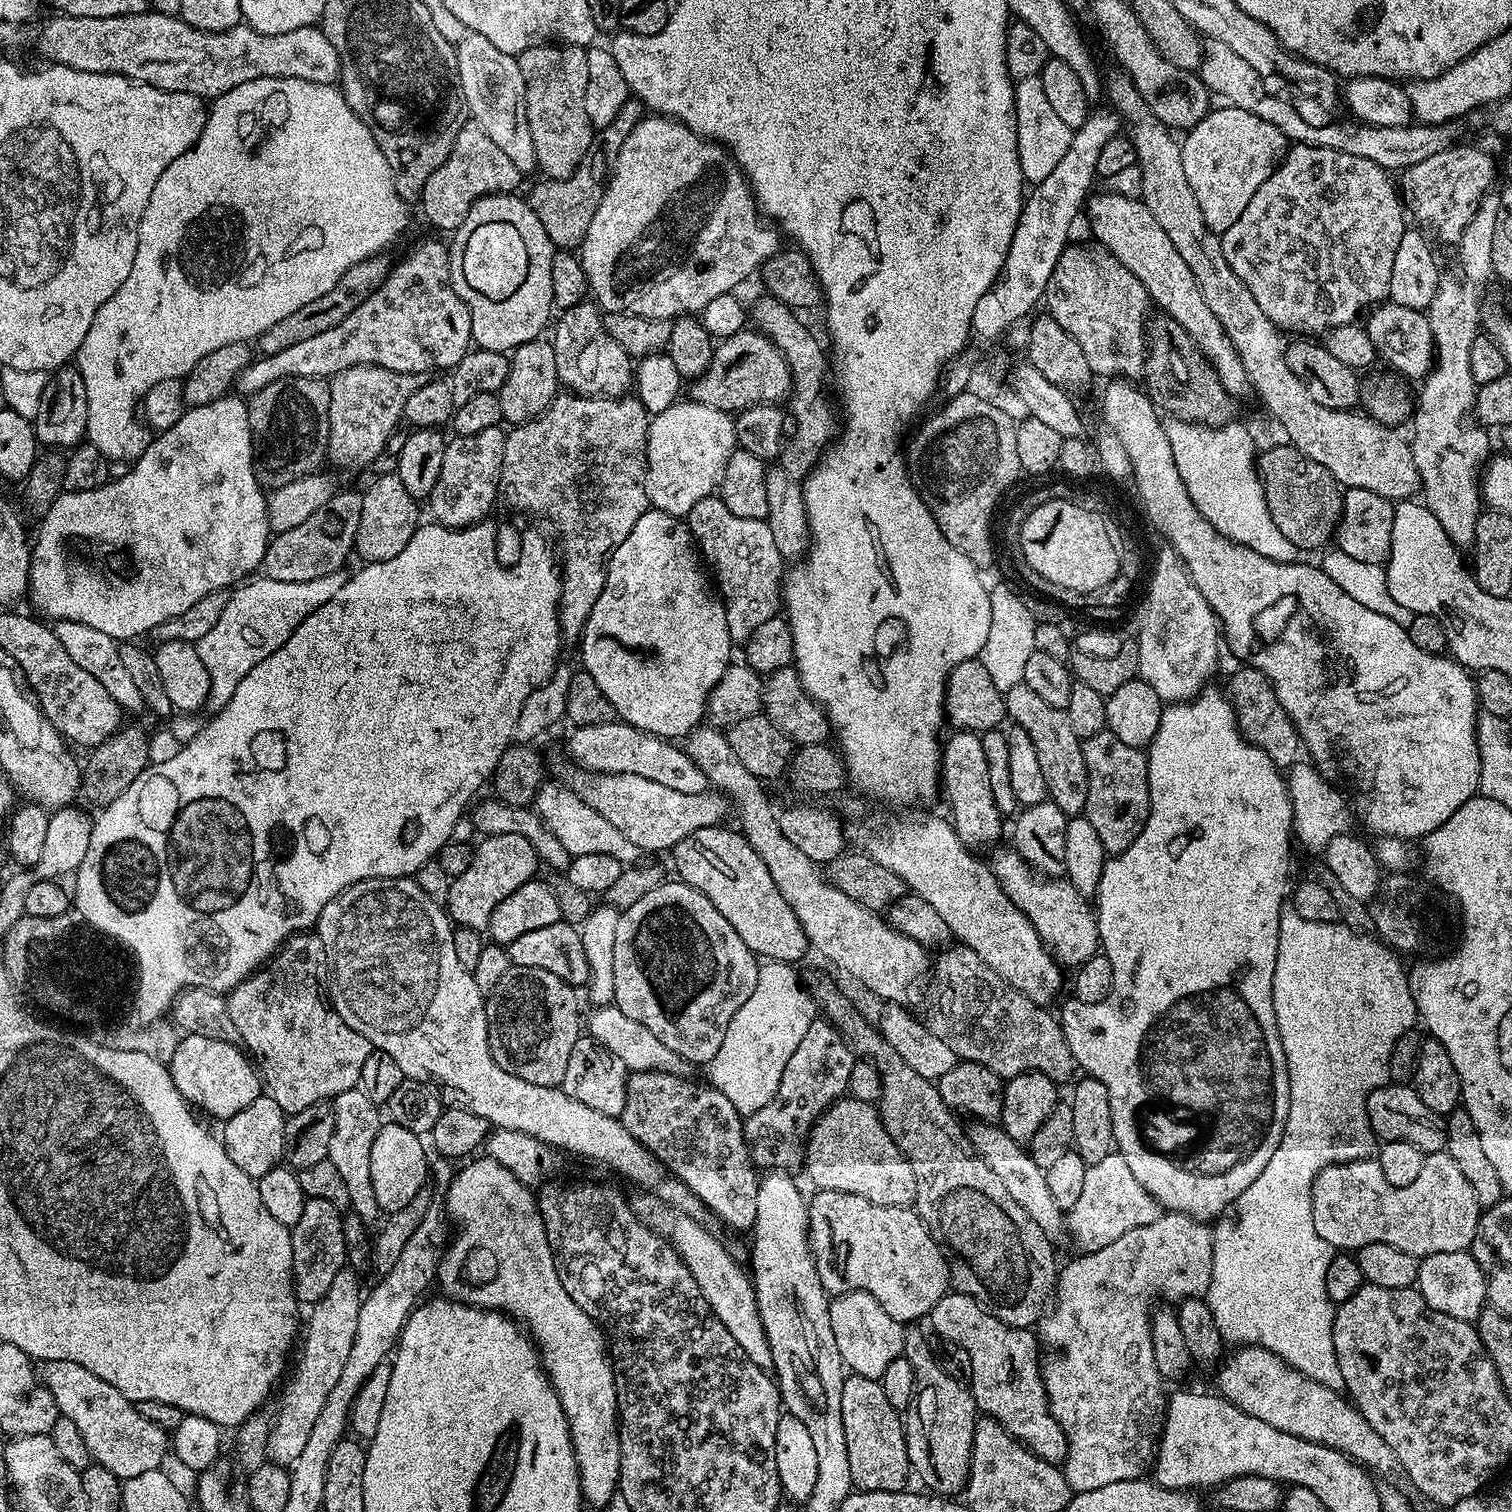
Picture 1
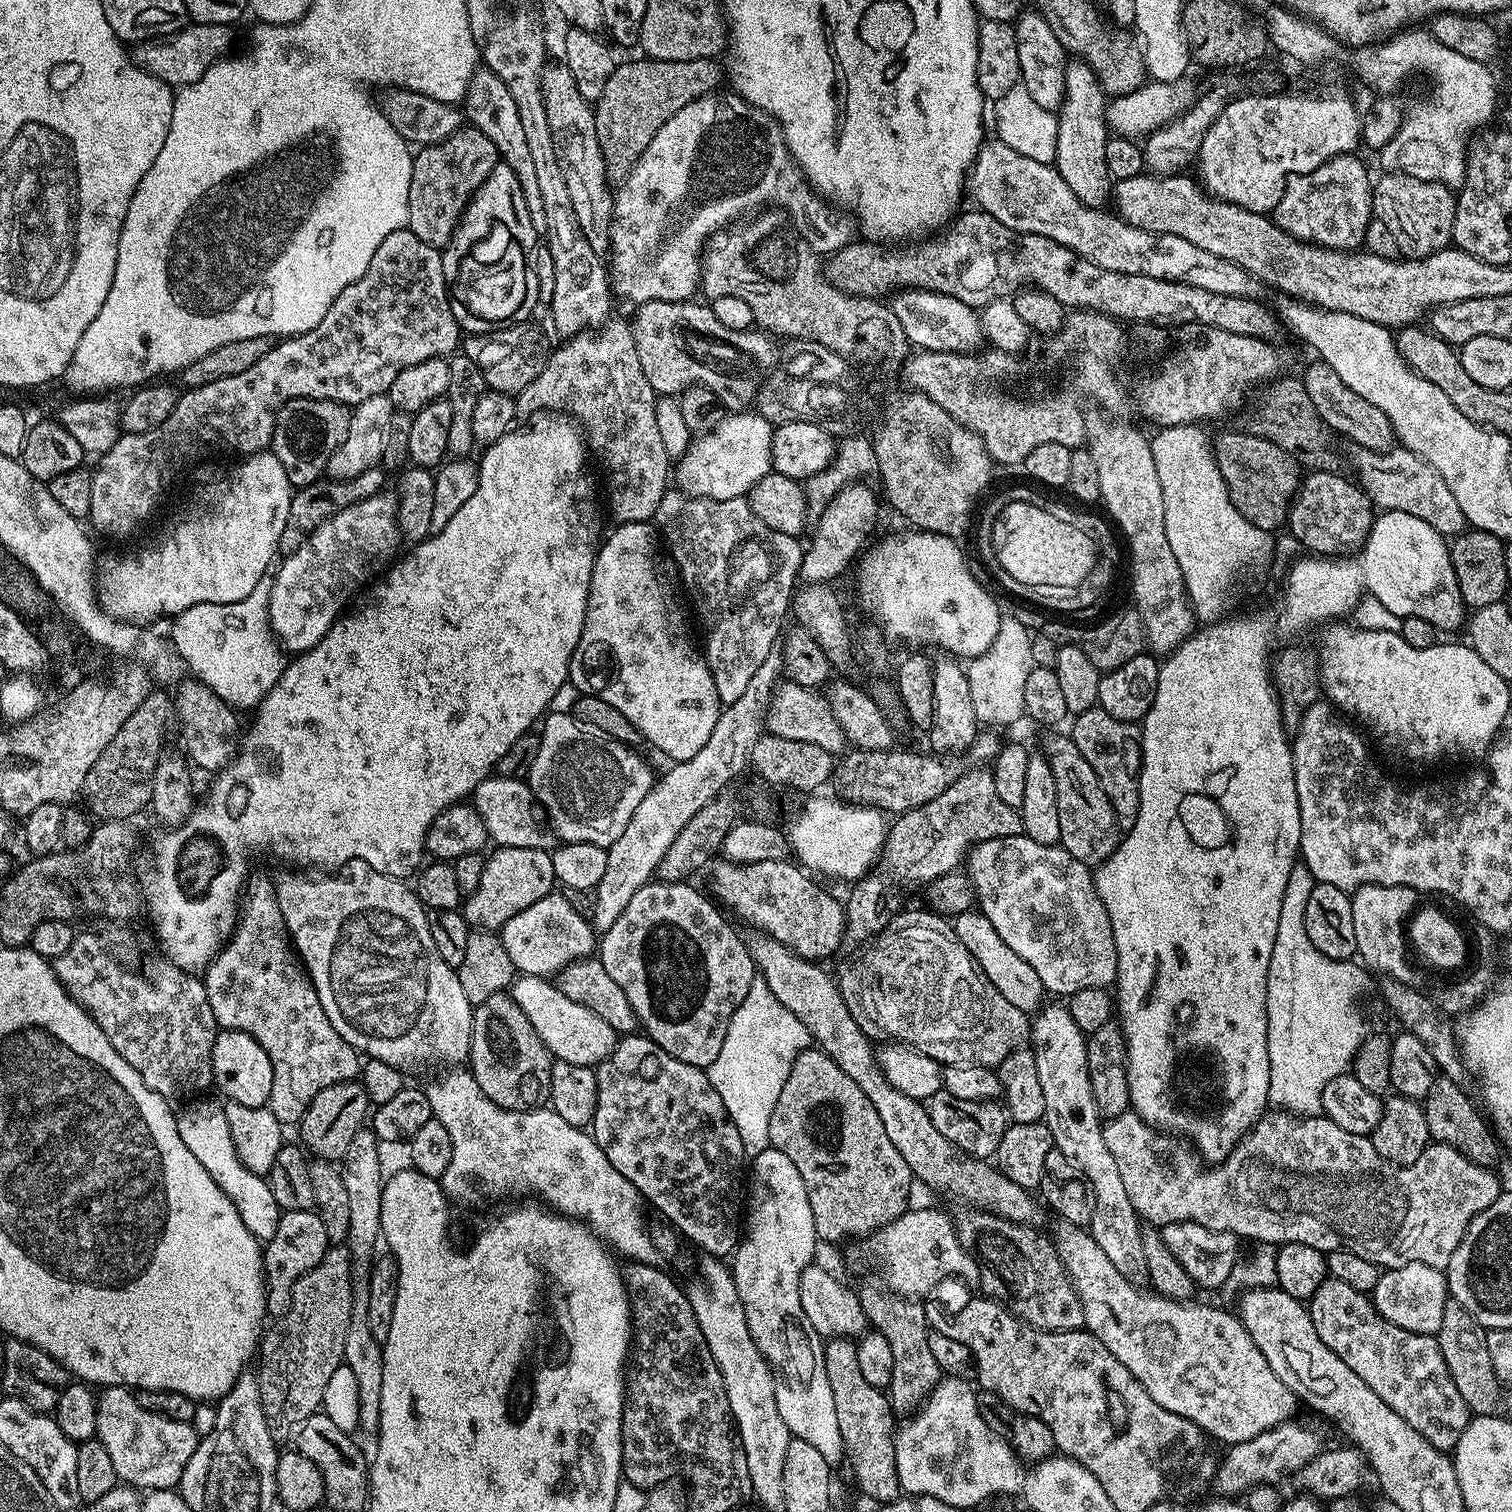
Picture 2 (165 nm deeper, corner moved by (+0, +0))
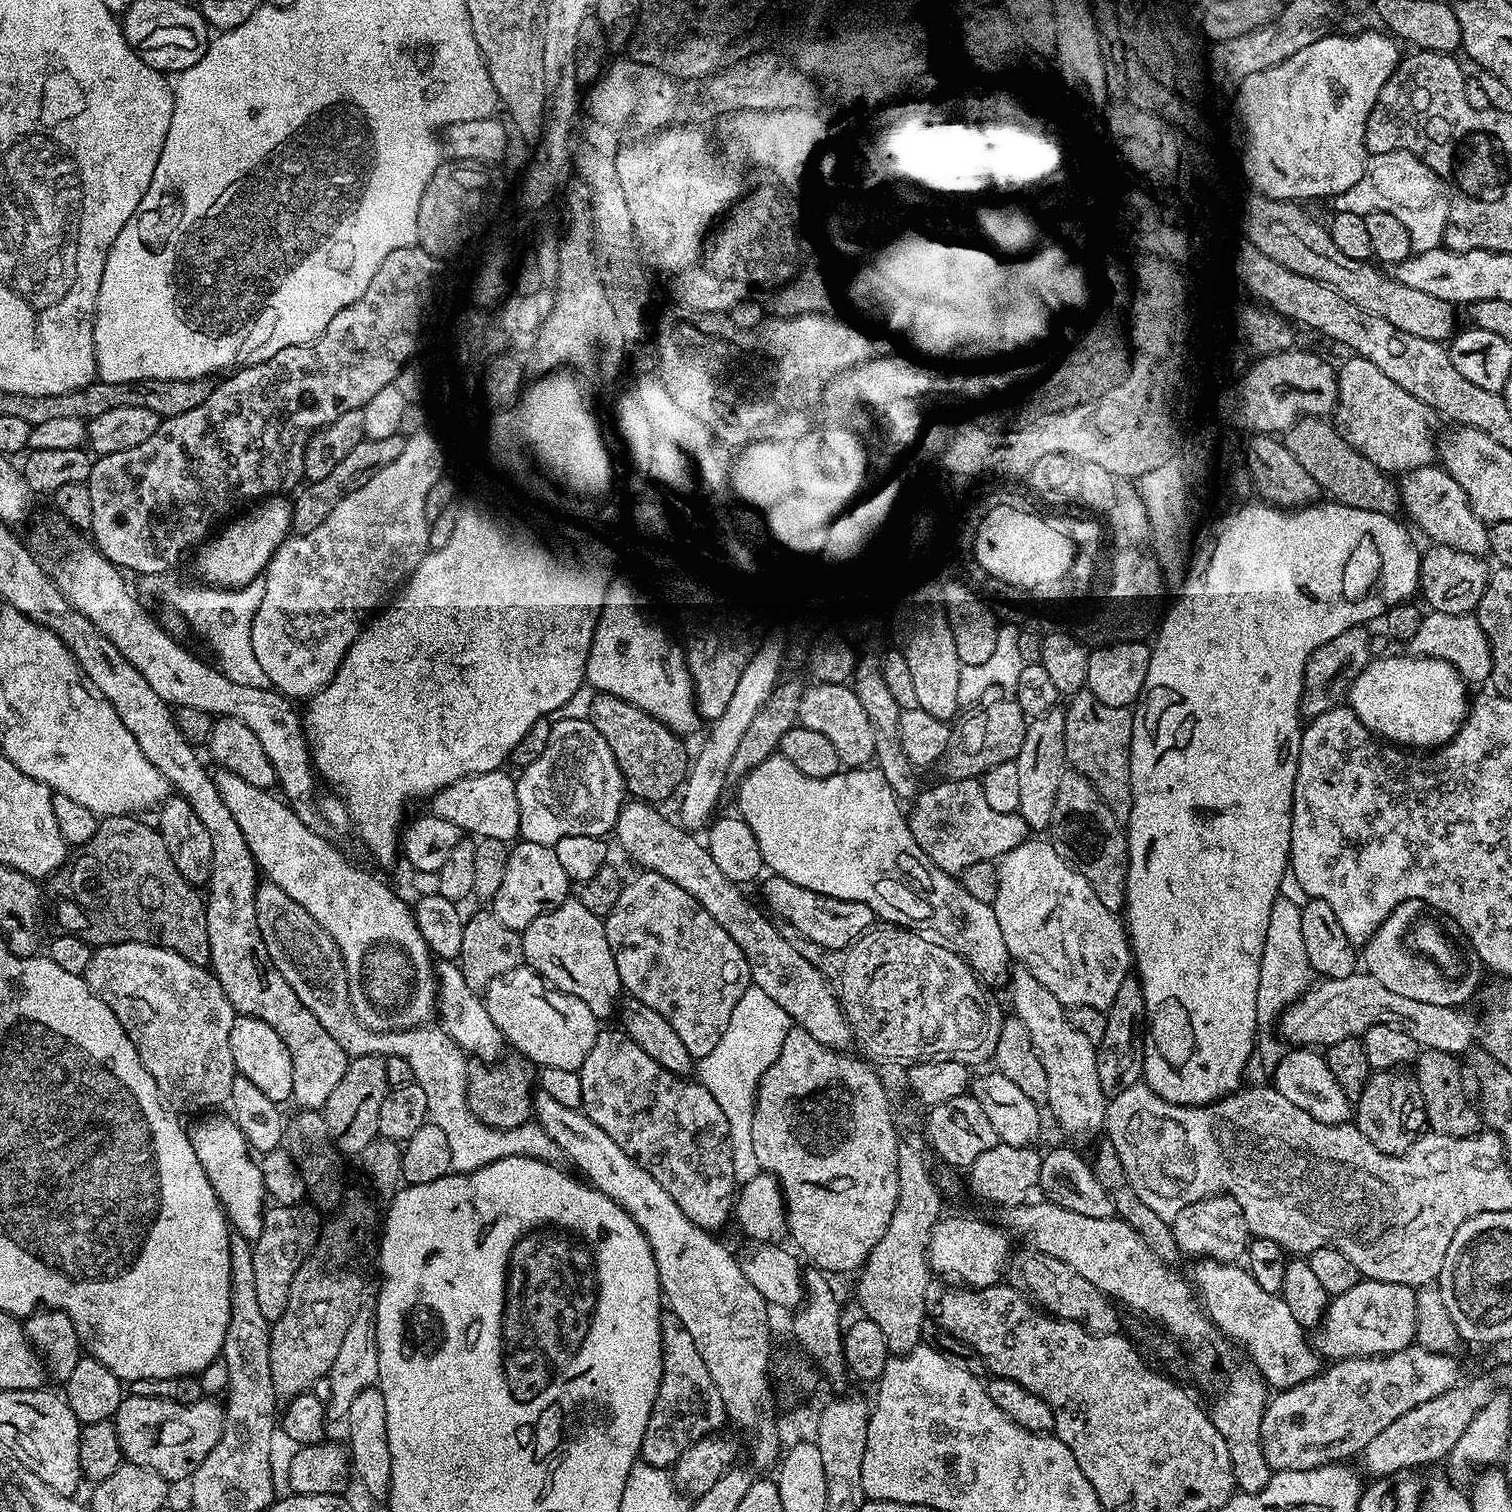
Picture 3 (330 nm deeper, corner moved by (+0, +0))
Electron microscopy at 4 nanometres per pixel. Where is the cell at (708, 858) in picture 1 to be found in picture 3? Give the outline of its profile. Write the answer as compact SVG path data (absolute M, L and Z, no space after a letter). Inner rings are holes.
M768 878L764 884L764 896L768 899L769 906L796 931L797 937L815 944L820 950L851 949L852 945L873 927L874 913L870 906L853 900L835 900L830 896L819 896L816 892L799 888L779 878Z

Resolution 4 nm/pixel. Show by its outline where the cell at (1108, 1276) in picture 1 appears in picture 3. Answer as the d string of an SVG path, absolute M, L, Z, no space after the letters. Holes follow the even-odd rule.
M1224 1194L1207 1196L1204 1200L1190 1202L1190 1206L1178 1210L1178 1214L1170 1223L1181 1253L1193 1252L1193 1257L1196 1258L1236 1262L1250 1247L1246 1214L1242 1214L1242 1206L1238 1206L1236 1200L1229 1199Z

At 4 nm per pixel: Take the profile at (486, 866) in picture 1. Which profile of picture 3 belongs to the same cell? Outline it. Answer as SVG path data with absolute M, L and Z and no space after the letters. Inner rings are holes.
M520 842L515 847L508 853L506 875L502 878L502 886L498 886L498 894L490 901L490 910L496 915L498 922L502 922L502 926L510 926L515 932L523 933L524 929L529 928L538 917L561 908L570 899L570 881L551 847L540 842Z

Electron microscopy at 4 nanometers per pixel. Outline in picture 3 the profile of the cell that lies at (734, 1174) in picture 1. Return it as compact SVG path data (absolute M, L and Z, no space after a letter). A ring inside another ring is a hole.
M597 1035L594 1046L590 1046L590 1050L586 1054L586 1058L580 1067L580 1081L582 1082L582 1112L588 1116L594 1123L606 1132L618 1144L621 1150L627 1156L637 1160L647 1172L654 1177L666 1190L666 1194L670 1194L670 1198L674 1198L674 1202L678 1202L678 1206L682 1210L682 1214L686 1214L686 1218L690 1218L690 1222L694 1222L700 1228L709 1230L717 1230L734 1212L734 1193L737 1191L736 1175L734 1174L734 1158L732 1157L732 1143L728 1137L728 1123L726 1116L722 1114L722 1110L718 1110L718 1104L714 1102L714 1098L705 1090L703 1084L693 1082L693 1084L684 1085L679 1082L671 1073L667 1072L662 1066L658 1066L658 1062L654 1062L654 1058L650 1058L650 1054L646 1054L646 1050L639 1048L634 1041L629 1038L620 1036L604 1036Z

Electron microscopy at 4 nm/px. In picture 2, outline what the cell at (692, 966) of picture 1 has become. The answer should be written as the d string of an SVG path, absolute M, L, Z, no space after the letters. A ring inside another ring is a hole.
M688 882L679 884L644 883L627 903L626 910L619 915L614 926L610 926L610 930L606 930L599 937L598 959L602 962L602 966L606 966L606 974L610 974L610 978L614 978L614 982L618 982L618 986L622 986L622 994L626 994L626 1002L630 1002L632 1007L631 1015L640 1019L640 1024L644 1027L641 1029L647 1036L655 1044L662 1046L662 1050L666 1050L666 1054L678 1058L678 1062L686 1062L690 1066L706 1070L712 1065L714 1058L718 1058L718 1053L722 1050L722 1041L726 1039L728 1019L734 1014L734 1010L738 1010L738 1006L742 1006L742 998L746 998L746 994L750 994L750 986L758 979L758 969L755 962L752 961L752 955L748 952L748 944L740 941L739 934L728 925L729 917L707 895L704 897L698 889L691 888L692 886Z

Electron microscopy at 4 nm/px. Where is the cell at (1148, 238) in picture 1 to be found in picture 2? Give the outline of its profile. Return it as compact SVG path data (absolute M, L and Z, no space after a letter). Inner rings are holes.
M1084 62L1069 63L1068 95L1059 113L1057 126L1057 154L1054 166L1066 178L1066 186L1078 194L1078 198L1088 208L1103 209L1113 195L1114 181L1108 175L1106 166L1106 146L1110 131L1105 125L1106 97L1096 80L1095 74Z

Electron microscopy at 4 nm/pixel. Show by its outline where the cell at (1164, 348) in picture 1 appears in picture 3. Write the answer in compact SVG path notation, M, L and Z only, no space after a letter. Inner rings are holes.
M1305 426L1292 436L1292 453L1294 458L1298 458L1298 462L1302 462L1302 470L1306 470L1306 474L1314 478L1316 485L1323 491L1325 488L1332 495L1329 497L1333 501L1358 510L1370 510L1395 517L1402 508L1397 481L1374 466L1374 462L1370 462L1357 448L1353 448L1341 433L1339 436L1332 428L1316 427L1320 426Z

